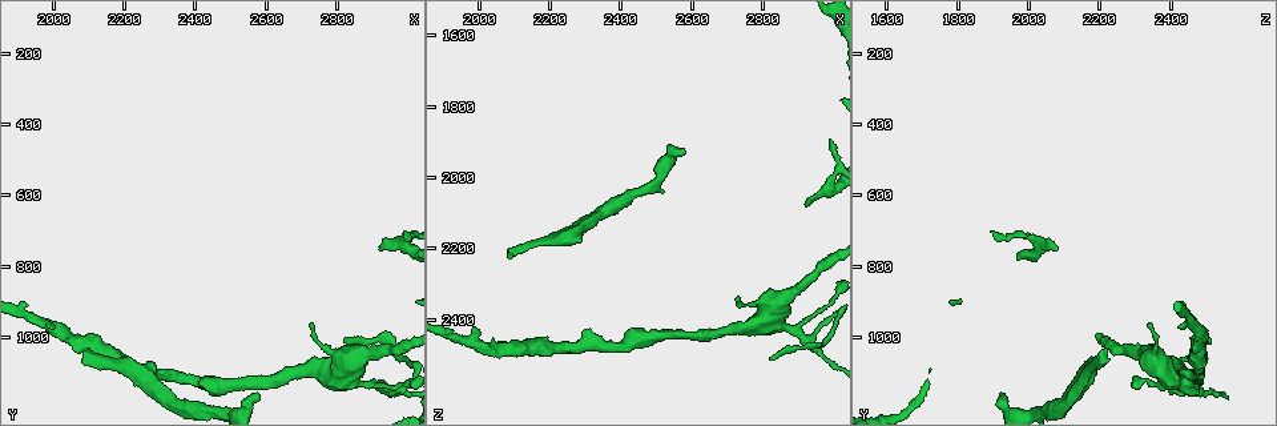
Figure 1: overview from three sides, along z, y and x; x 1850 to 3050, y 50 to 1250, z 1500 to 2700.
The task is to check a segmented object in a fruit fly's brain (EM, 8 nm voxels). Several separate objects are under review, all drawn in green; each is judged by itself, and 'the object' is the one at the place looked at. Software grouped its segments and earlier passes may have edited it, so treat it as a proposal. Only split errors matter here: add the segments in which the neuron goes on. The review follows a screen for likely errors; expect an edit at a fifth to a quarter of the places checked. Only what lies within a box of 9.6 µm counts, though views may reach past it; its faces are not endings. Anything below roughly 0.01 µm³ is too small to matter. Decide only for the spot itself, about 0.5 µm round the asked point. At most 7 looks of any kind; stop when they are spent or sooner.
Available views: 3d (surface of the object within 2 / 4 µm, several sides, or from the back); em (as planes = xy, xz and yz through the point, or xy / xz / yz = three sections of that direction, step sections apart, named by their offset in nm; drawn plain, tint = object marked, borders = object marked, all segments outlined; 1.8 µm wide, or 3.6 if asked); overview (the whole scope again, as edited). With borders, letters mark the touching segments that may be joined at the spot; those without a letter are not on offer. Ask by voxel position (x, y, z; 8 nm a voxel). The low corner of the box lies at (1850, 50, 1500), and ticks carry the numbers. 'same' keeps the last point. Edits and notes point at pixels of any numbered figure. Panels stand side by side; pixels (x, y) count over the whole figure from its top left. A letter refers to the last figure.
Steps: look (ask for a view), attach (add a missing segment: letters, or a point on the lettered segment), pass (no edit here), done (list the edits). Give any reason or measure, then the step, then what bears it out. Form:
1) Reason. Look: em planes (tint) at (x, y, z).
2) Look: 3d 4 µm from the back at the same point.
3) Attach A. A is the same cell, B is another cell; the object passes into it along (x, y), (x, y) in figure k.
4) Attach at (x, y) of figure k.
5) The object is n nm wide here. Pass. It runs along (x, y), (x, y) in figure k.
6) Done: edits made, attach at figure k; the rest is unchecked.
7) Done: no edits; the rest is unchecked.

Look: em planes (borders) at (2580, 1160, 1930).

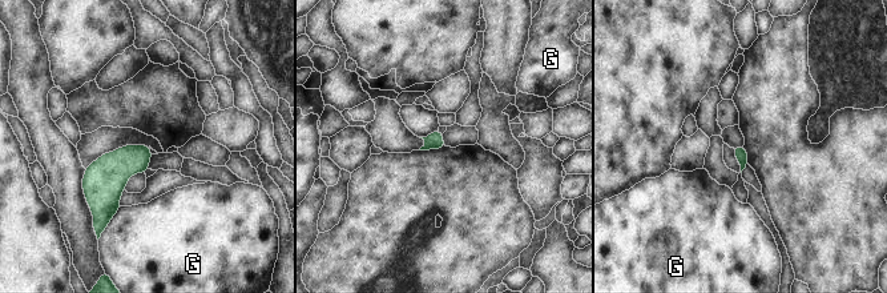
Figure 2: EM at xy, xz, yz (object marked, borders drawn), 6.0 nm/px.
The longest contact is with G, 170 nm. Pass. G is another cell; a border runs along (120, 207), (104, 228) in figure 2; no lettered segment goes on from it.

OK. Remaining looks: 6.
Branch stops here. Look: 3d 2 µm at (2090, 1060, 2230).

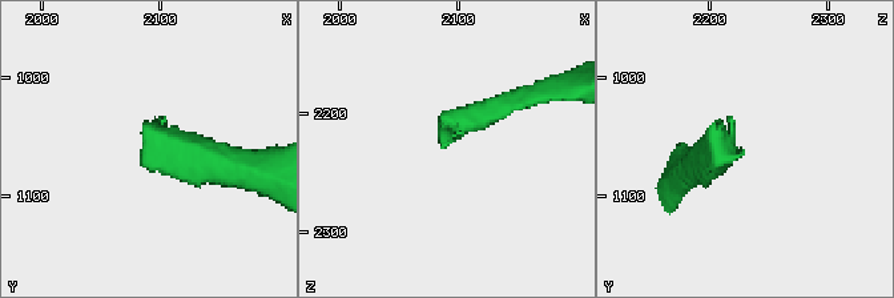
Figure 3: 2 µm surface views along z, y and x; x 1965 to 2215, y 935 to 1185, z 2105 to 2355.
Shape alone is not enough. Look: em 3.6 µm planes (borders) at (2088, 1060, 2230).

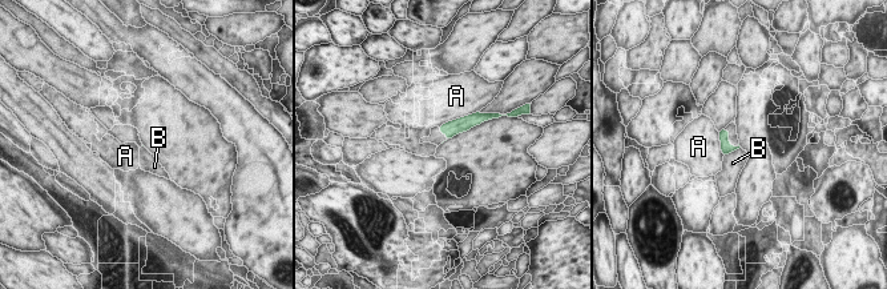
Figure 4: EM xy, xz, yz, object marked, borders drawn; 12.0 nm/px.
Pass. A and B are other cells; no lettered segment goes on from it.

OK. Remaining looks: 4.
Thin end. Look: em planes (borders) at (2920, 760, 2070).

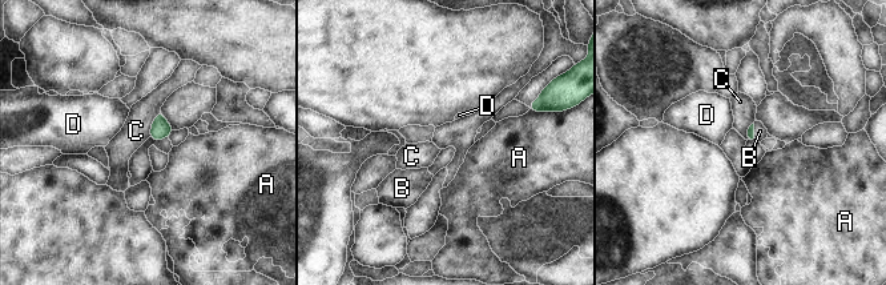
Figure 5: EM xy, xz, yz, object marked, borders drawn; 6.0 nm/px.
The longest contact is with C, 180 nm. Attach B. B is the same cell, A, C and D are other cells; the object passes into it along (750, 136), (753, 132), (760, 131) in figure 5; it goes on there.

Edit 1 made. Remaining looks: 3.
Done: edits made, attach at figure 5; the rest is unchecked.

